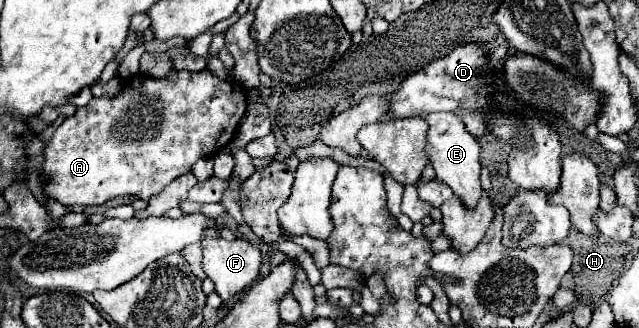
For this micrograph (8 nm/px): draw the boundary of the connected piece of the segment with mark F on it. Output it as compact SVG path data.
M206 237L202 239L202 247L204 247L204 273L214 281L216 293L224 301L242 293L246 287L250 287L258 279L262 255L260 255L260 249L256 245L250 245L246 239L236 237L228 241L222 237Z

